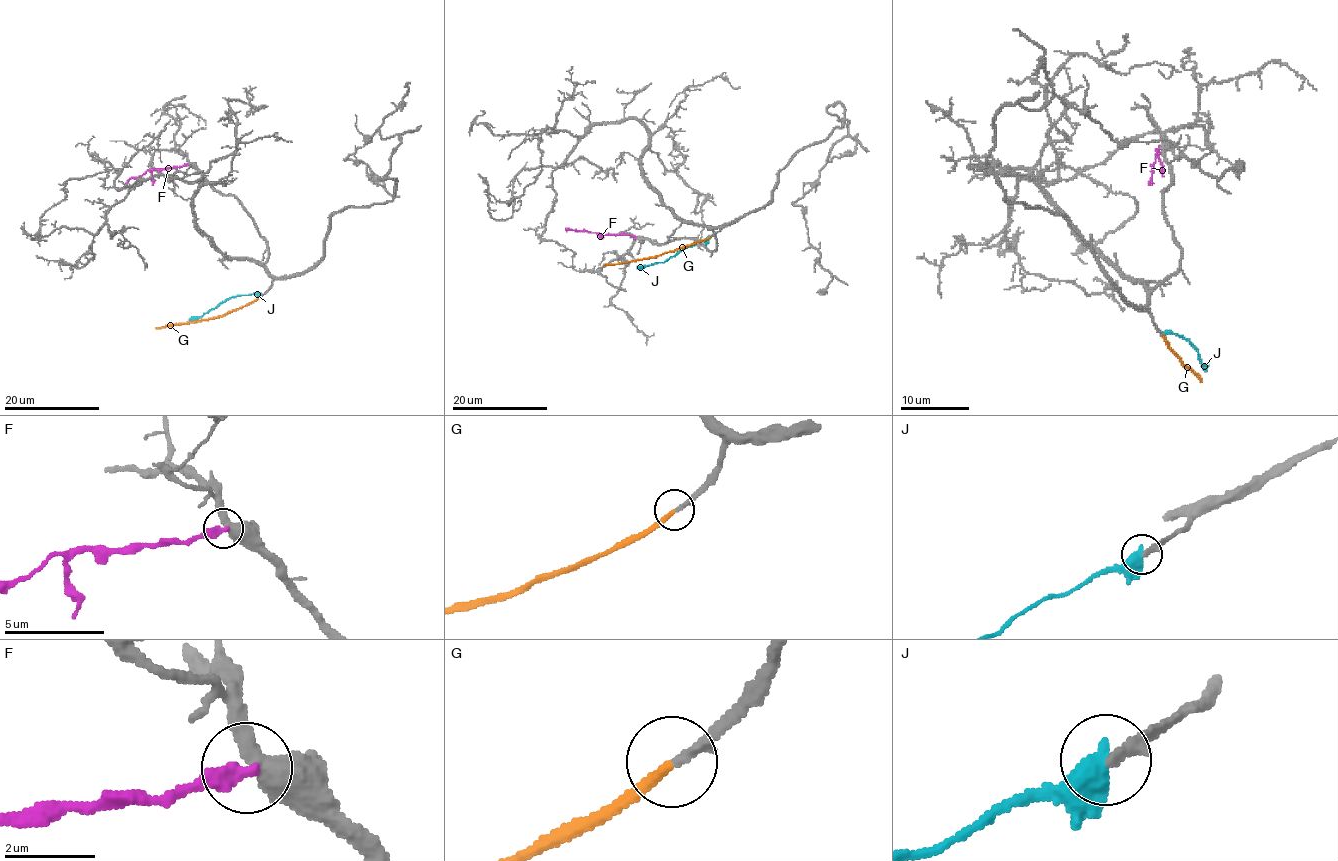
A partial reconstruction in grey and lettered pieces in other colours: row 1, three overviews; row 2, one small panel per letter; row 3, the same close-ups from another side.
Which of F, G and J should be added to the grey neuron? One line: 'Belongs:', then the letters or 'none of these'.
Belongs: G

